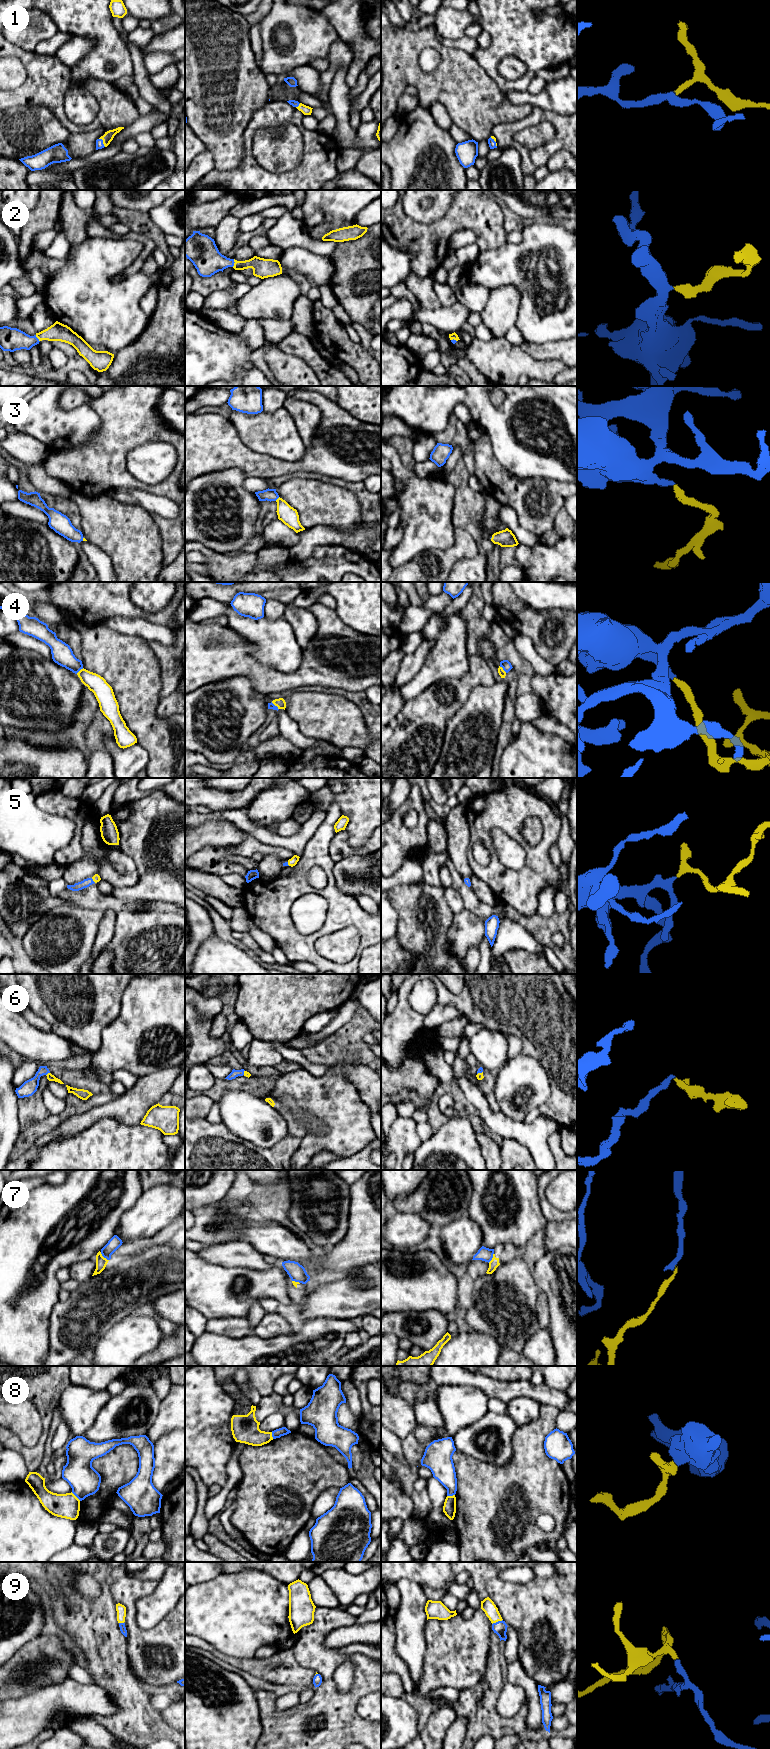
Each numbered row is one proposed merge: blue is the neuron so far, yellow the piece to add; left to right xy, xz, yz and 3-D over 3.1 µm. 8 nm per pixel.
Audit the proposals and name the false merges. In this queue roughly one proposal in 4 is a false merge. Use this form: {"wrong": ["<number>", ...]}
{"wrong": ["4", "7", "8"]}

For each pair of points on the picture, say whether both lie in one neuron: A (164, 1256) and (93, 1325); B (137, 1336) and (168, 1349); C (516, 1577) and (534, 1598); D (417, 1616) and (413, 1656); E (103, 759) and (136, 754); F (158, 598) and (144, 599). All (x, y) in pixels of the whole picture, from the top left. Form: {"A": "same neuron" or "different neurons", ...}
{"A": "same neuron", "B": "different neurons", "C": "different neurons", "D": "same neuron", "E": "different neurons", "F": "same neuron"}

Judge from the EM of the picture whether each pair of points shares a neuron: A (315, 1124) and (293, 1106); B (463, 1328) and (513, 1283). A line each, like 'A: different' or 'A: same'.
A: same
B: different

